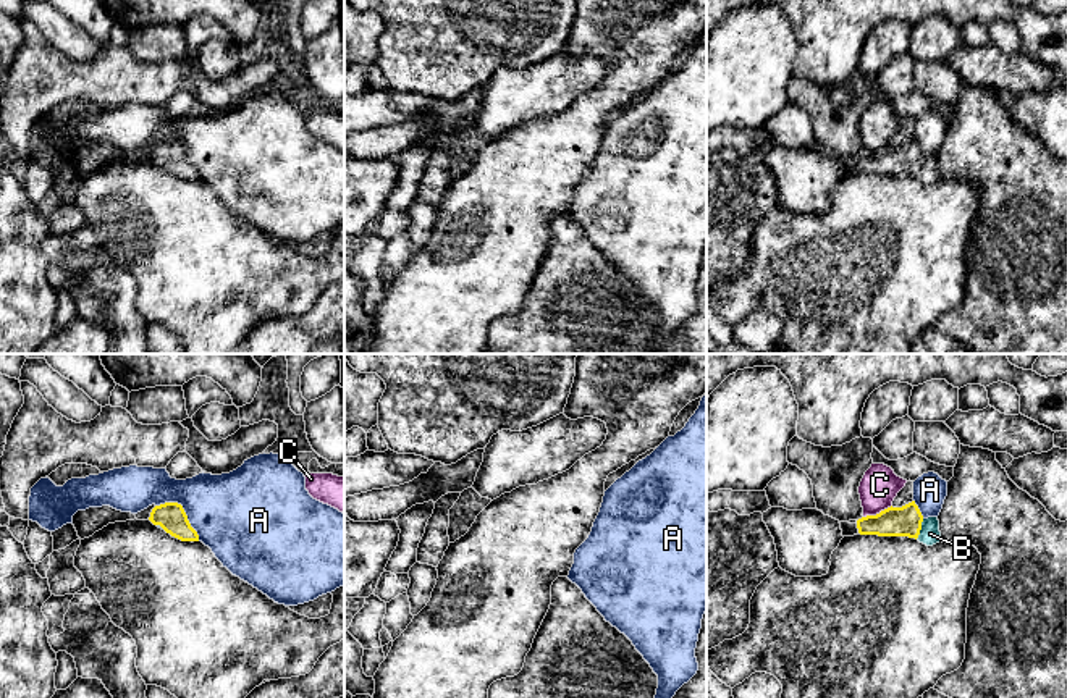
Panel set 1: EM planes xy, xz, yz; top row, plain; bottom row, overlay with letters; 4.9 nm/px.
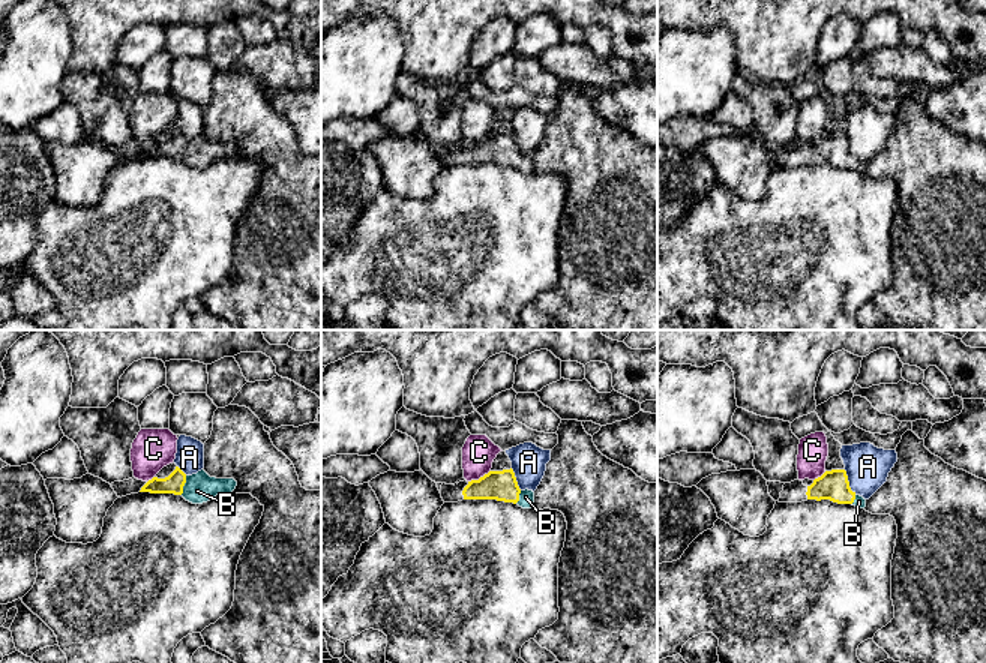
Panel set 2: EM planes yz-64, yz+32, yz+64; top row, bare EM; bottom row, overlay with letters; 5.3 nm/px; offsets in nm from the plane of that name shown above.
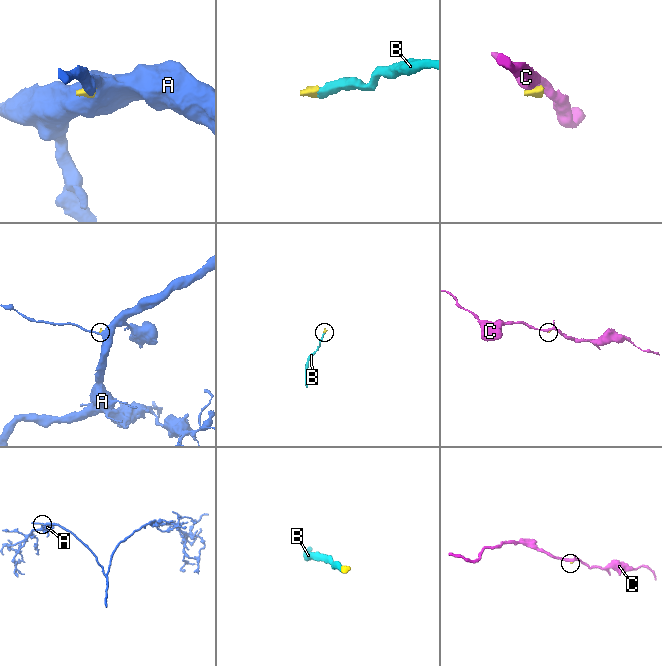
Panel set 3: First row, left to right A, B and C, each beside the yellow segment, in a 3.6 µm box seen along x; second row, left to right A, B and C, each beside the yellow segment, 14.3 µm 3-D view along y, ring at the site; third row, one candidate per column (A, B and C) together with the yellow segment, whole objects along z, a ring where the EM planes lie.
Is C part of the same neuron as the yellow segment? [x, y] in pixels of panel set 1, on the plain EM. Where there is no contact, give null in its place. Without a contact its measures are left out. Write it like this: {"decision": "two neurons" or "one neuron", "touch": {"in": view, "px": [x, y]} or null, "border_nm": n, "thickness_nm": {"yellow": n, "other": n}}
{"decision": "two neurons", "touch": {"in": "yz", "px": [877, 152]}, "border_nm": 160, "thickness_nm": {"yellow": 150, "other": 190}}

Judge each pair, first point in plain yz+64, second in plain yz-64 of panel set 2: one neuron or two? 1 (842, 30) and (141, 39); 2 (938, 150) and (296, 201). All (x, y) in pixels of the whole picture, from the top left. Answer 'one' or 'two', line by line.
1: one
2: one

